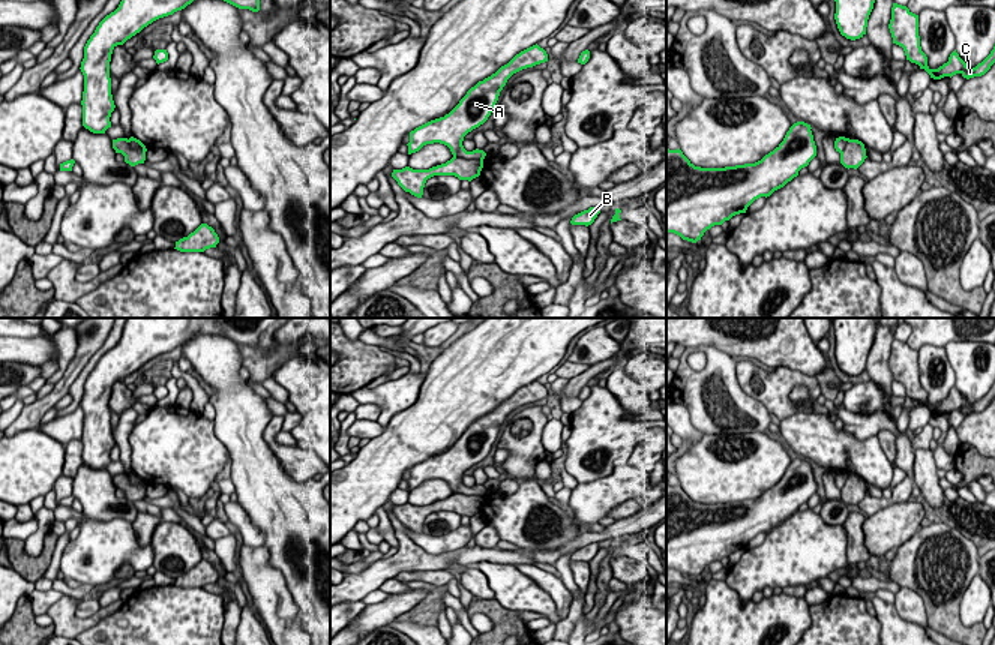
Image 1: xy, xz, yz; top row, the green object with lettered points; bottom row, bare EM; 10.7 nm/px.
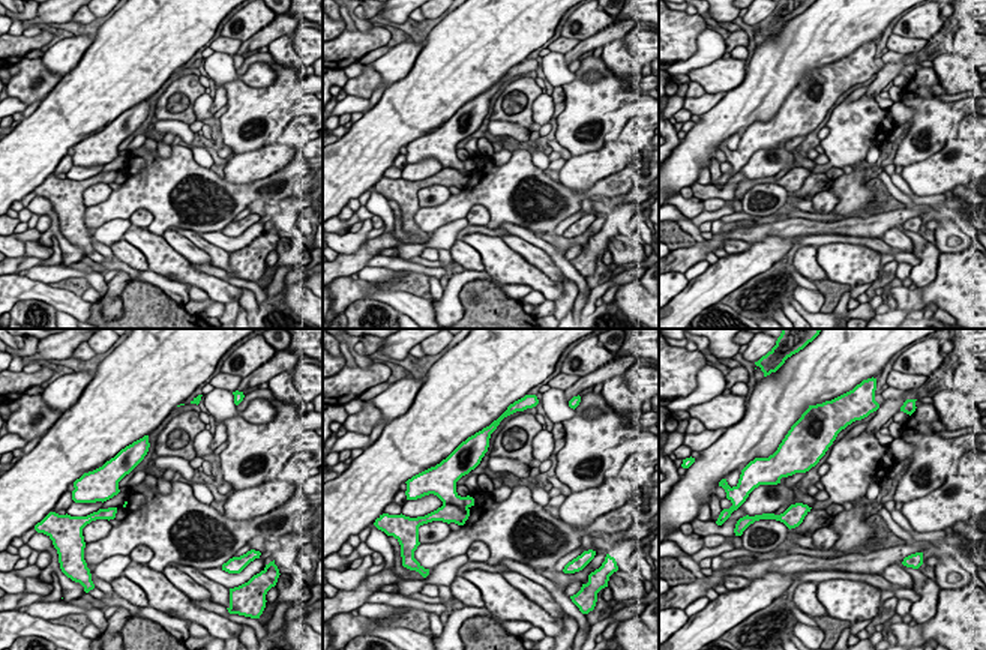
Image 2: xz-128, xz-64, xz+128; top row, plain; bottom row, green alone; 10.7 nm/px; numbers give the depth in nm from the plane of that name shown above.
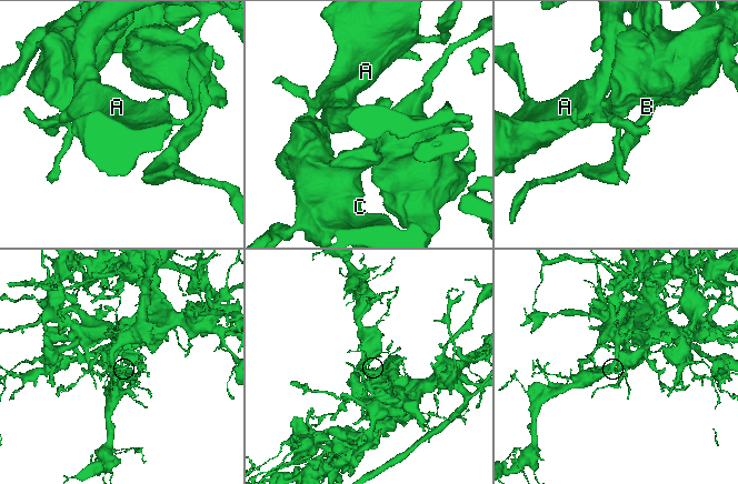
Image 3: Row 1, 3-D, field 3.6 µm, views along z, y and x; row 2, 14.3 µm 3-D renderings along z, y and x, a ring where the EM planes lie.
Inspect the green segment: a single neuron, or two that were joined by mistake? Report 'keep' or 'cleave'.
cleave

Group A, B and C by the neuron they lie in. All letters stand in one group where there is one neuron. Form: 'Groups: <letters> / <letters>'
Groups: A / B C

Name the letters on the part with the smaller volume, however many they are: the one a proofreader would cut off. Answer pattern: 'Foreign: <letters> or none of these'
Foreign: A

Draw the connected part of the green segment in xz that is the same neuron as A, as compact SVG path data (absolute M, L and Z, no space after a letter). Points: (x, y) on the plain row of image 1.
M537 380L516 390L495 410L471 423L449 450L411 466L407 480L408 490L419 488L426 480L440 478L450 484L453 494L483 496L486 492L483 486L467 488L464 484L464 472L488 456L500 428L513 410L545 398L548 398L548 390Z

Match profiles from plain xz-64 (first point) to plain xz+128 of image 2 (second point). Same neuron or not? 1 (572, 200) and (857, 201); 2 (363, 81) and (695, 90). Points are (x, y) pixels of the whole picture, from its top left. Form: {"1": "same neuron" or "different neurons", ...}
{"1": "same neuron", "2": "same neuron"}

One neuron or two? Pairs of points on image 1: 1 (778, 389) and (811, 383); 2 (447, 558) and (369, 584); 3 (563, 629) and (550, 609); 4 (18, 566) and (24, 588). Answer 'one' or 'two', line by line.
1: one
2: one
3: two
4: two

